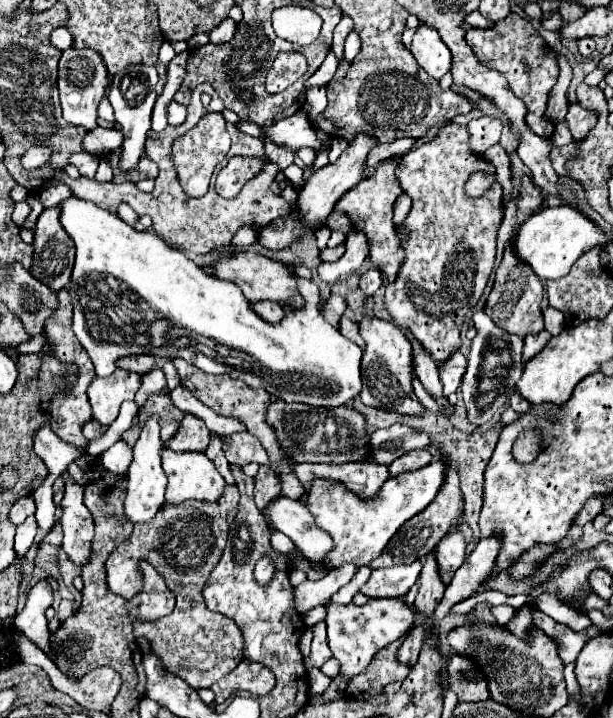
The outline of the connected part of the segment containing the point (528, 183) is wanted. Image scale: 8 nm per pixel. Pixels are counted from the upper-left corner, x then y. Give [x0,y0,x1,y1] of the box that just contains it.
[515,177,545,229]

